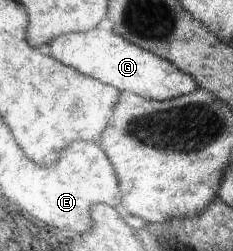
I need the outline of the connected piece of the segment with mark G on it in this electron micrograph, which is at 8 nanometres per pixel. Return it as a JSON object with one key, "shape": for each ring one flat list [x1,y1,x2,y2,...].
{"shape":[[89,31,89,33,65,33,49,43,49,55,63,65,93,77,101,83,109,83,119,91,140,95,156,101,170,100,189,95,197,90,198,83,188,73,177,69,170,61,137,47,115,33]]}

